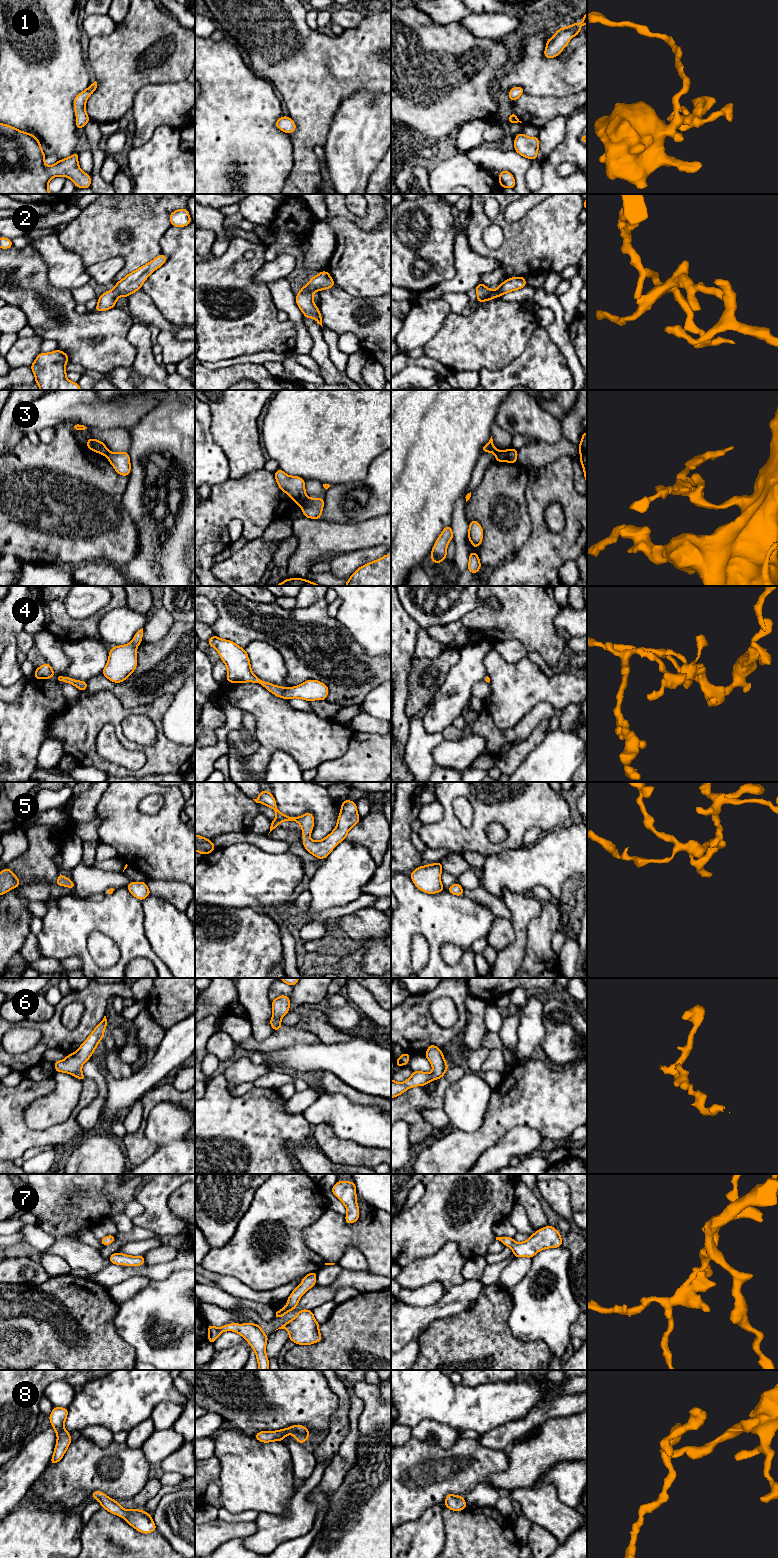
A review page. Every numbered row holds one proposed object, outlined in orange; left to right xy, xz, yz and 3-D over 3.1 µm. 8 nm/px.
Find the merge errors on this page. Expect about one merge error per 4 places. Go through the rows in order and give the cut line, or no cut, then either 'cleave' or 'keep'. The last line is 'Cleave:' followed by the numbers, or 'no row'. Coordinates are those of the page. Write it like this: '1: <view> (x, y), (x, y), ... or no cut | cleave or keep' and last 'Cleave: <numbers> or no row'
1: no cut | keep
2: no cut | keep
3: xz (307, 497), (300, 505) | cleave
4: no cut | keep
5: no cut | keep
6: no cut | keep
7: no cut | keep
8: no cut | keep
Cleave: 3

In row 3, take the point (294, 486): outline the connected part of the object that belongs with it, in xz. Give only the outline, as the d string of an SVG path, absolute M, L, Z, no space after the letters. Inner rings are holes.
M278 469L274 476L278 487L293 499L297 505L301 506L307 498L305 480L298 476L289 476L281 469Z

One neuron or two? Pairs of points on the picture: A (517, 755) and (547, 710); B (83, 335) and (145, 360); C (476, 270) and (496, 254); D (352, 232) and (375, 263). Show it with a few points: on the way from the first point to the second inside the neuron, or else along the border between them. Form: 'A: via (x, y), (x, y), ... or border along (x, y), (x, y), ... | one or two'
A: border along (550, 718), (543, 719), (532, 733), (519, 743) | two
B: border along (127, 335), (135, 348), (135, 361), (125, 371) | two
C: border along (470, 248), (482, 256), (494, 259), (500, 265) | two
D: via (352, 240), (367, 255) | one

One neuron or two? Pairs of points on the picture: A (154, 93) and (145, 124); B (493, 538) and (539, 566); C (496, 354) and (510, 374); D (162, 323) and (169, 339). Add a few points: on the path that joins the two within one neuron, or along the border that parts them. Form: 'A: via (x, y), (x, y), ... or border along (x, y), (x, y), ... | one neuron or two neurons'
A: via (154, 101), (154, 106), (148, 116) | one neuron
B: border along (531, 533), (526, 542), (510, 558), (498, 566) | two neurons
C: border along (523, 351), (500, 369), (482, 369) | two neurons
D: border along (160, 330), (168, 330), (174, 334) | two neurons

